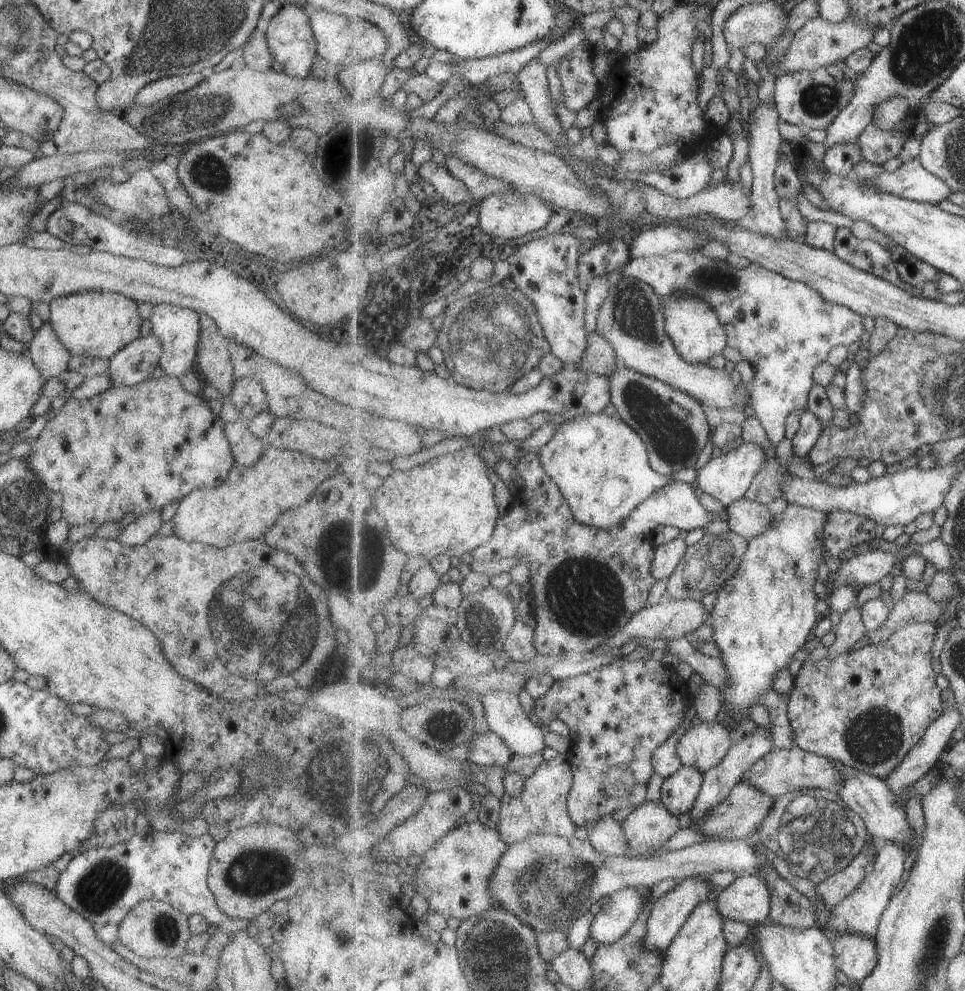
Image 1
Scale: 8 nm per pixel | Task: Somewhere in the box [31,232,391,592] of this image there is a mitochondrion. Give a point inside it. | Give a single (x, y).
(360, 553)

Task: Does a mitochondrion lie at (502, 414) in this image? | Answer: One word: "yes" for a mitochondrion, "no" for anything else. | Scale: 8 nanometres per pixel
no

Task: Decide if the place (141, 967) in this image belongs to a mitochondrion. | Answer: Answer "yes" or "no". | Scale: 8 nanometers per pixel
no

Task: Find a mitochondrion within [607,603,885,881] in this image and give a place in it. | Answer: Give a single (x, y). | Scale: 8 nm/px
(817, 833)

